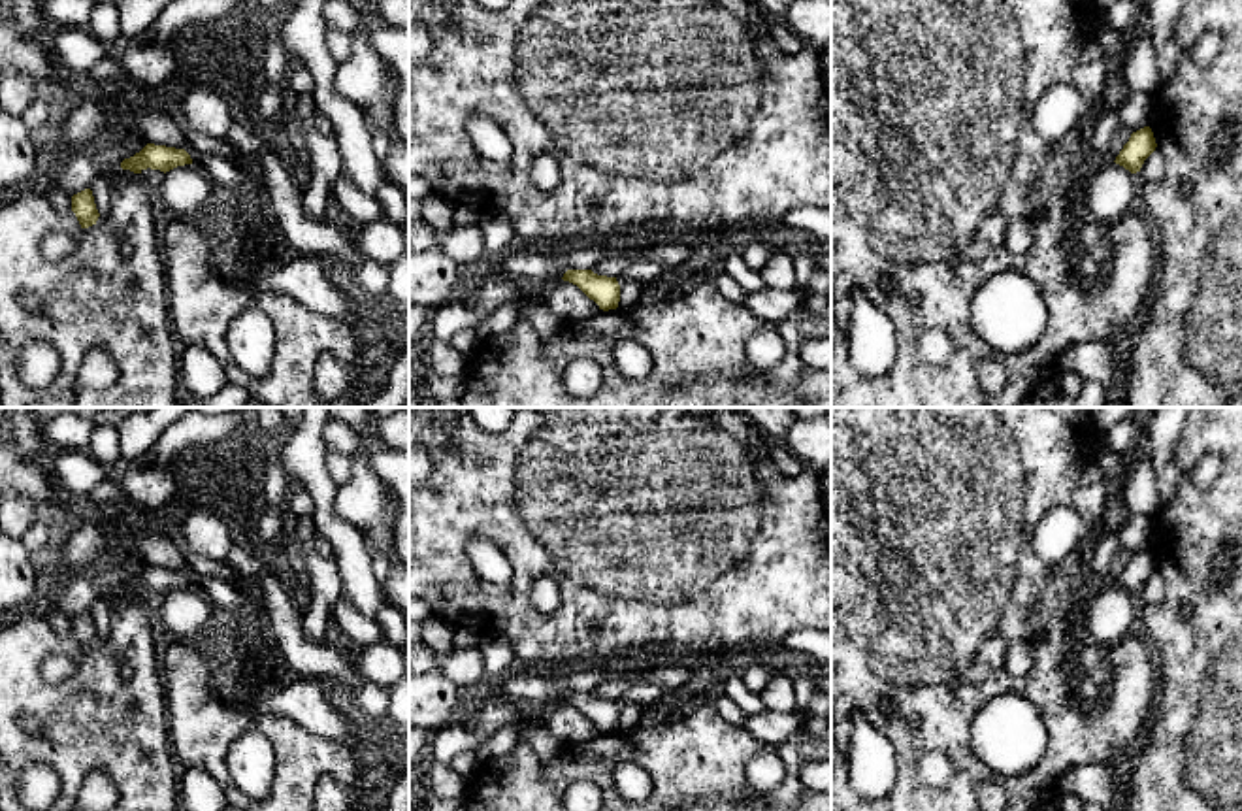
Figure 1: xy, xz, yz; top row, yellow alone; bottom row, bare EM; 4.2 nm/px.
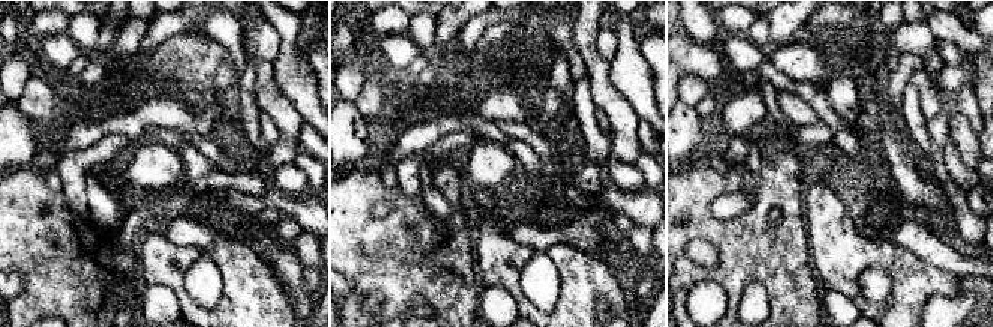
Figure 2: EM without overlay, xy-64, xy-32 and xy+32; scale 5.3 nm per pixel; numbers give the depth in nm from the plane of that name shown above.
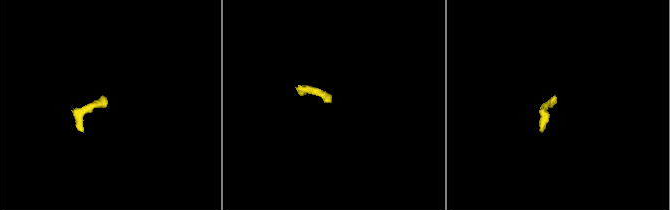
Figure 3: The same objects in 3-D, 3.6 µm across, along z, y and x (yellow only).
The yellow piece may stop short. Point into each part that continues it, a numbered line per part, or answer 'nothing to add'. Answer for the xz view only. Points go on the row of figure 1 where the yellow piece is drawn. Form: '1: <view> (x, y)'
1: xz (630, 293)

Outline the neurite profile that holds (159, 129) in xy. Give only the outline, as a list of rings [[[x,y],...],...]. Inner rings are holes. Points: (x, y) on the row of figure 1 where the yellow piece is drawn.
[[[138,104],[128,113],[128,119],[149,143],[185,149],[192,164],[200,164],[204,155],[190,145],[177,123],[166,111]]]

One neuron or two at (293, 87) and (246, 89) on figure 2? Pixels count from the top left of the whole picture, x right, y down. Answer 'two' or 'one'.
two

